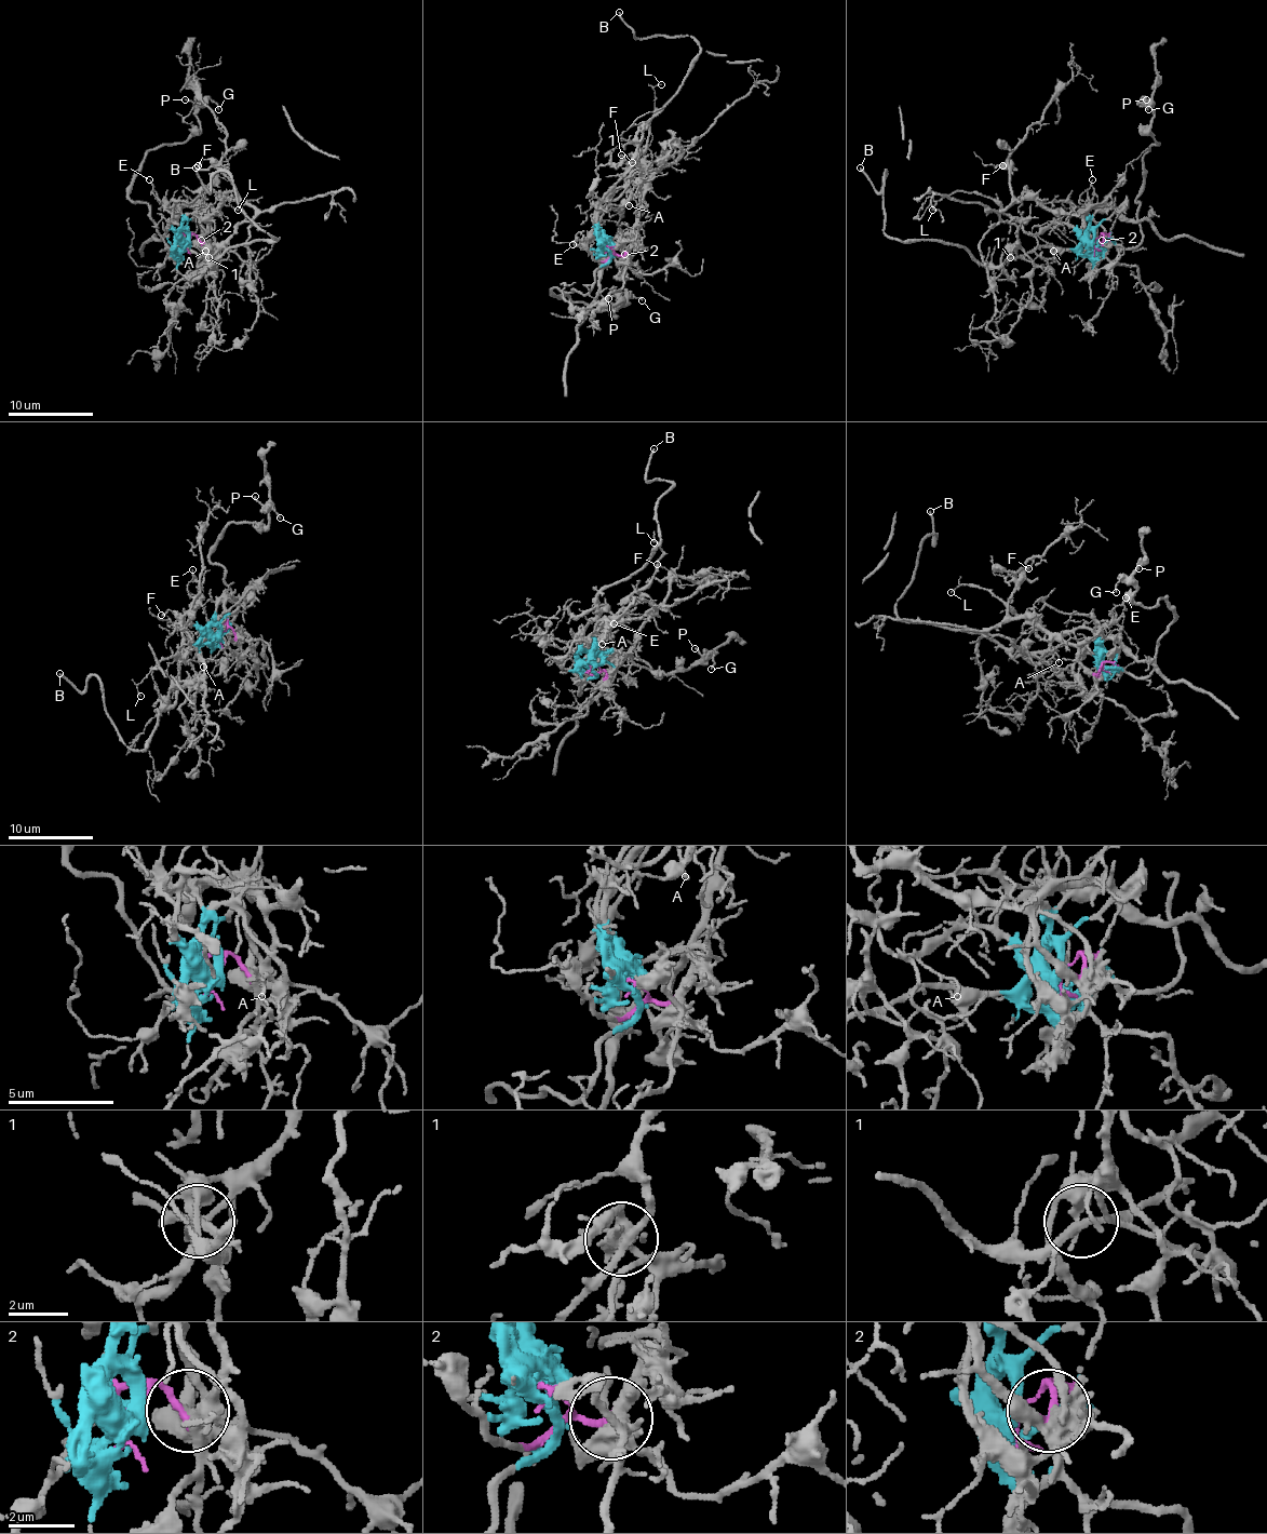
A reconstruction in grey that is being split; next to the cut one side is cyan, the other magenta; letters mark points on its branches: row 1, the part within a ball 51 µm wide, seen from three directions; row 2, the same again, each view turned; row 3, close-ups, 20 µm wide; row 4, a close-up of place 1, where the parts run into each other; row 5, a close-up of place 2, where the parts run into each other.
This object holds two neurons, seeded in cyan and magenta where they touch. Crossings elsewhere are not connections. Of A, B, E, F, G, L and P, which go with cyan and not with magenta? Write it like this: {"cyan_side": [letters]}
{"cyan_side": ["A", "B", "E", "G", "L", "P"]}

